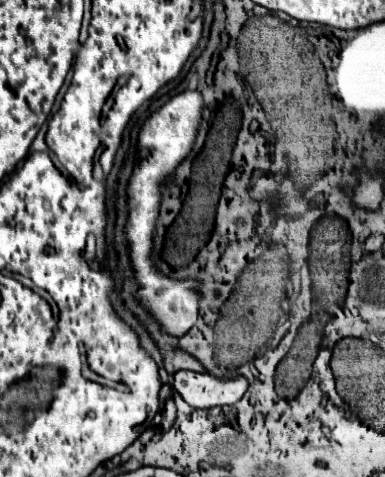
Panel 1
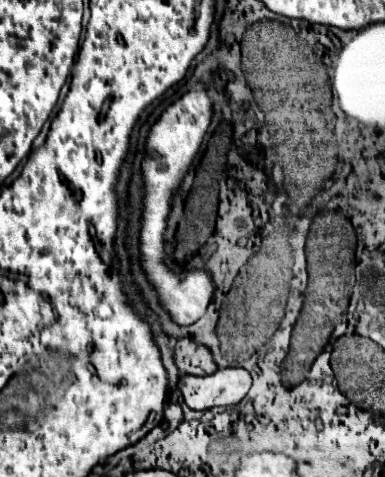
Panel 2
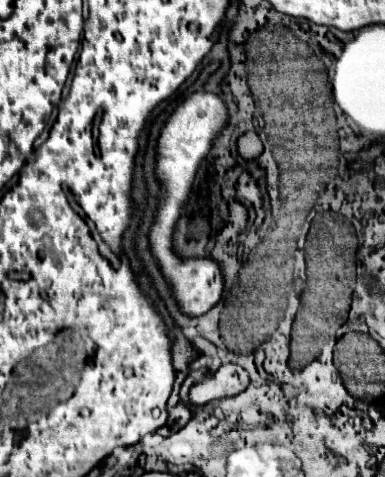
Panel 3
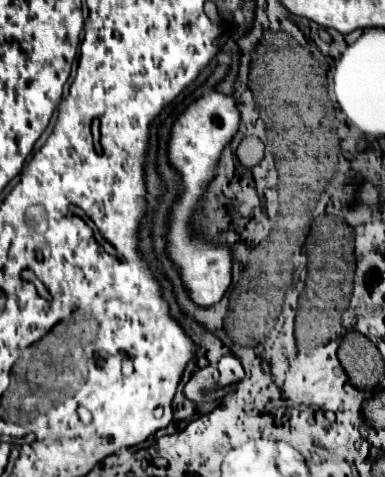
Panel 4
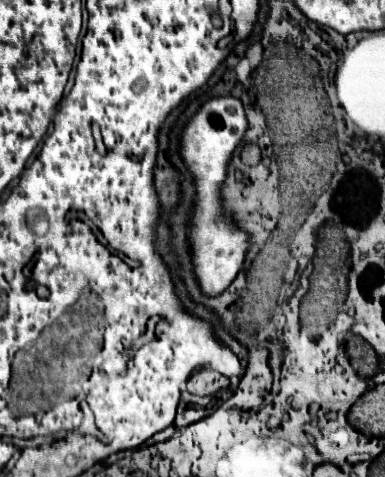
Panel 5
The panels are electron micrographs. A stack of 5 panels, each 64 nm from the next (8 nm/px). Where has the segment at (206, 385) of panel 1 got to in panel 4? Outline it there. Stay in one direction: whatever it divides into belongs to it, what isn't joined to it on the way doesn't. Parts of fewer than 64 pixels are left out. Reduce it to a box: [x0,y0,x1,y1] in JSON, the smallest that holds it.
[217,355,245,387]

